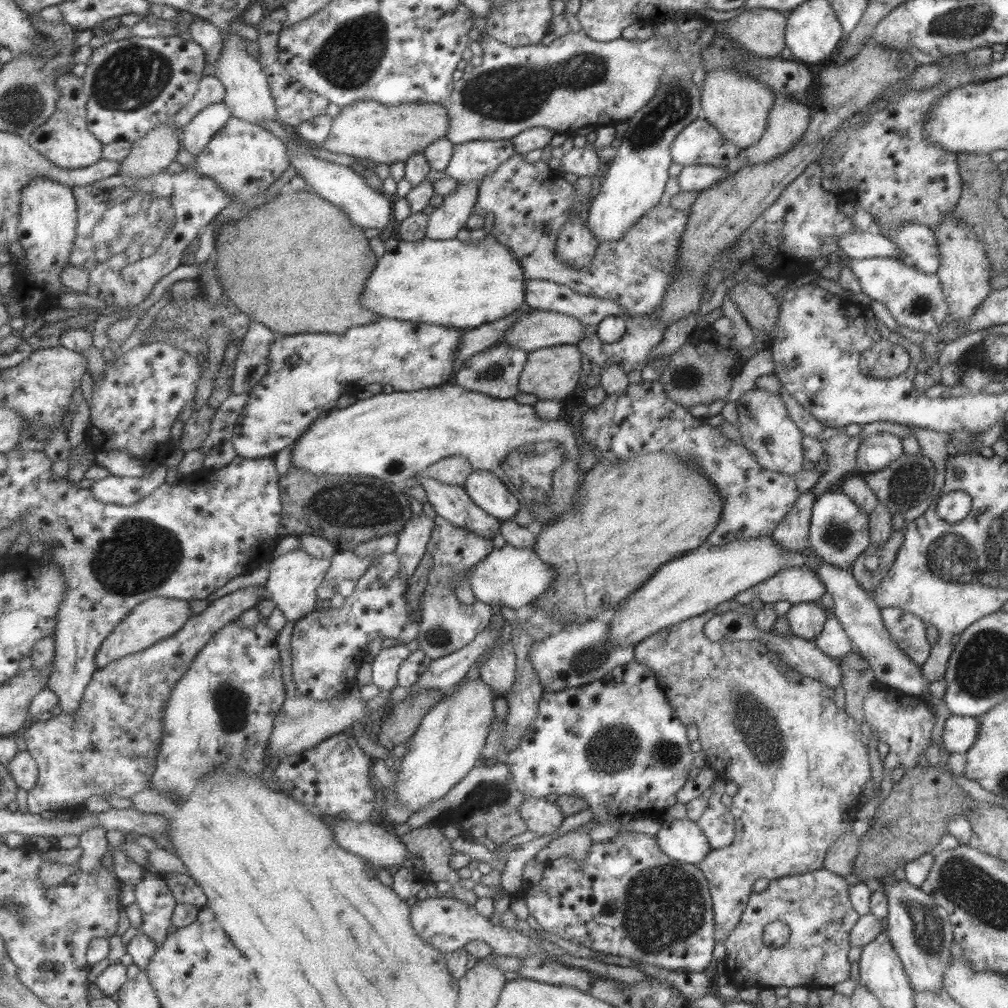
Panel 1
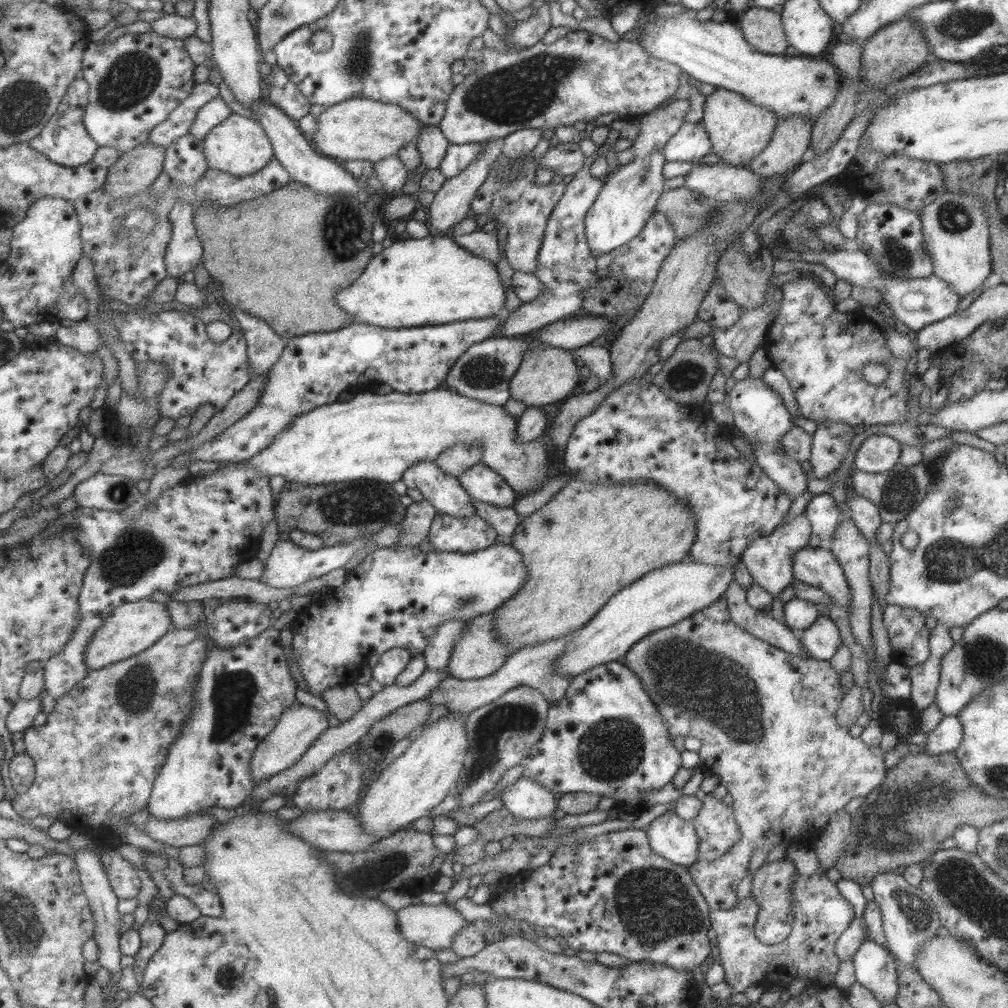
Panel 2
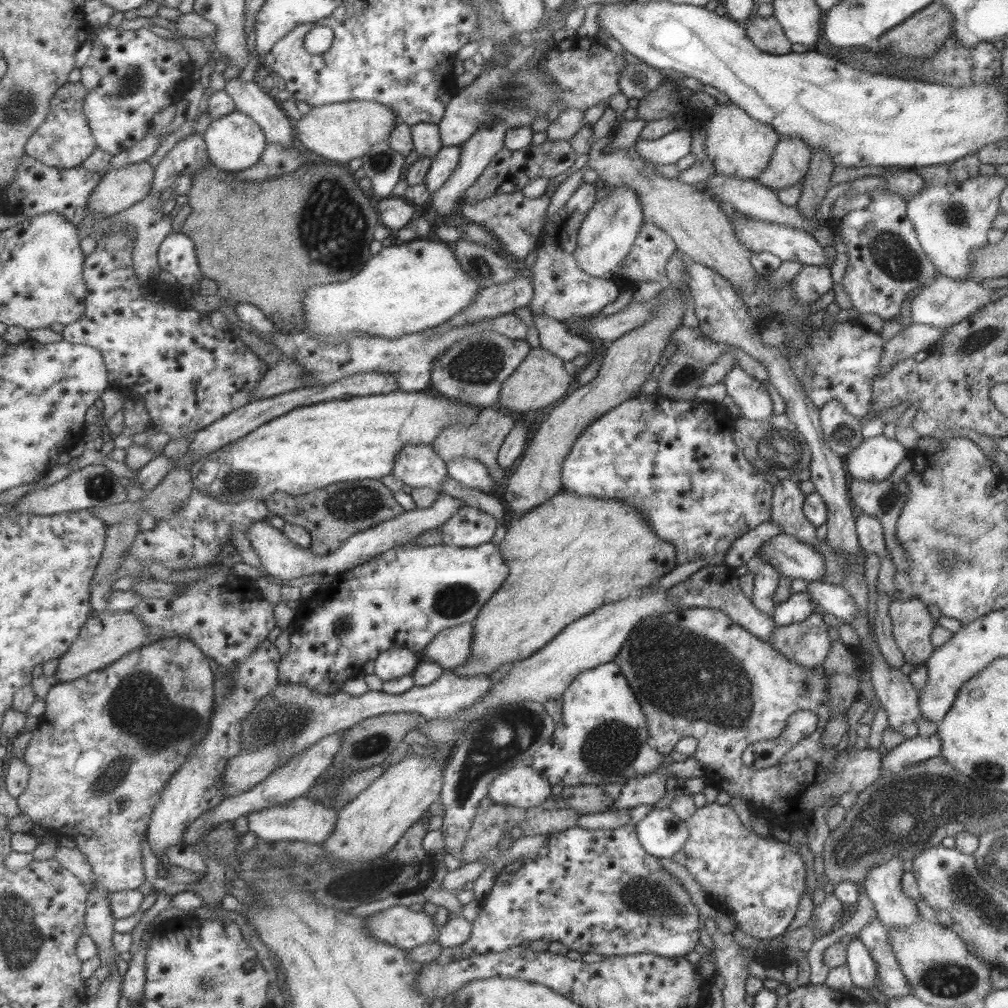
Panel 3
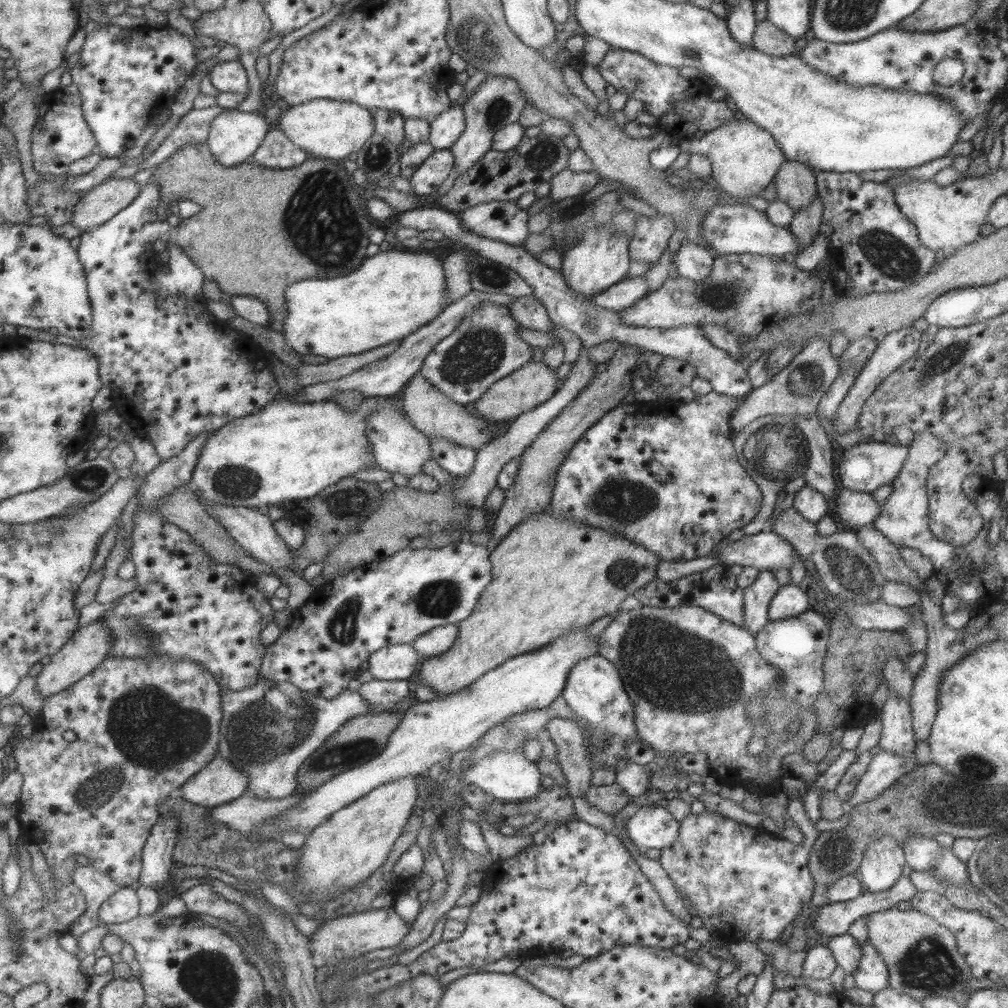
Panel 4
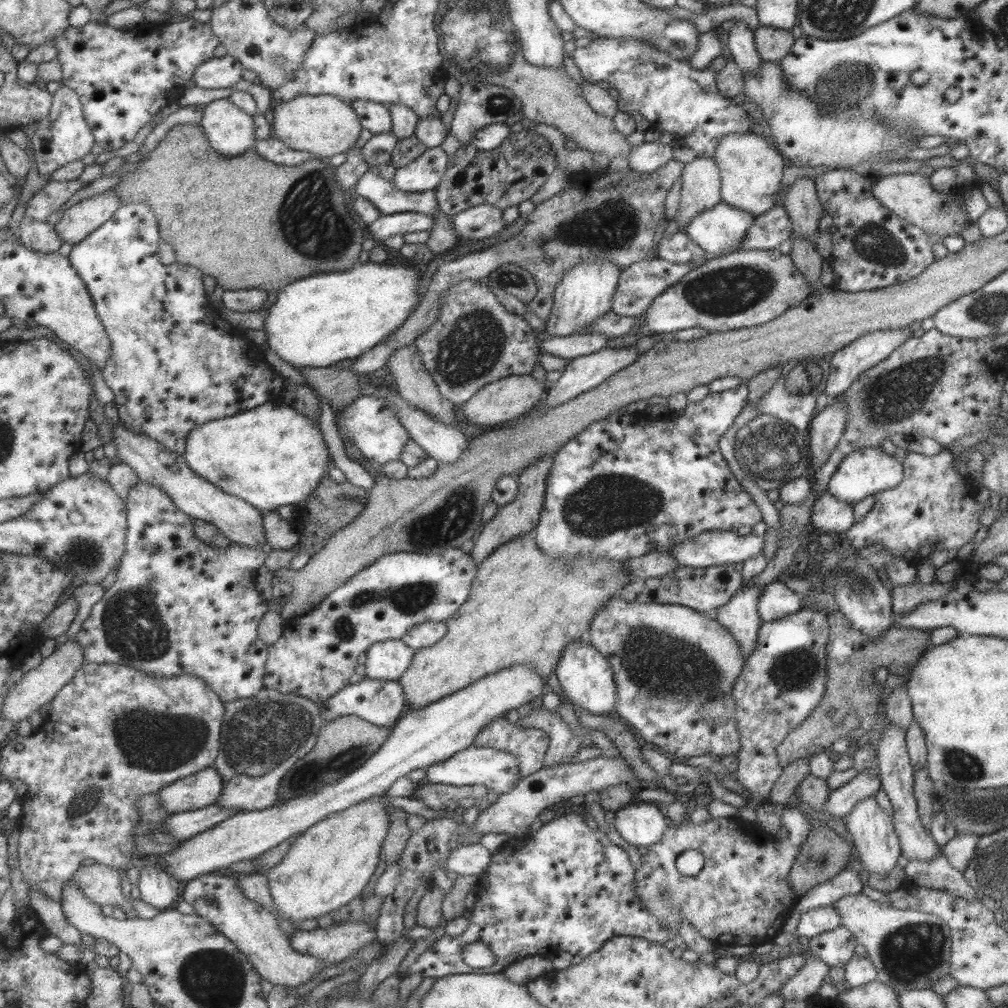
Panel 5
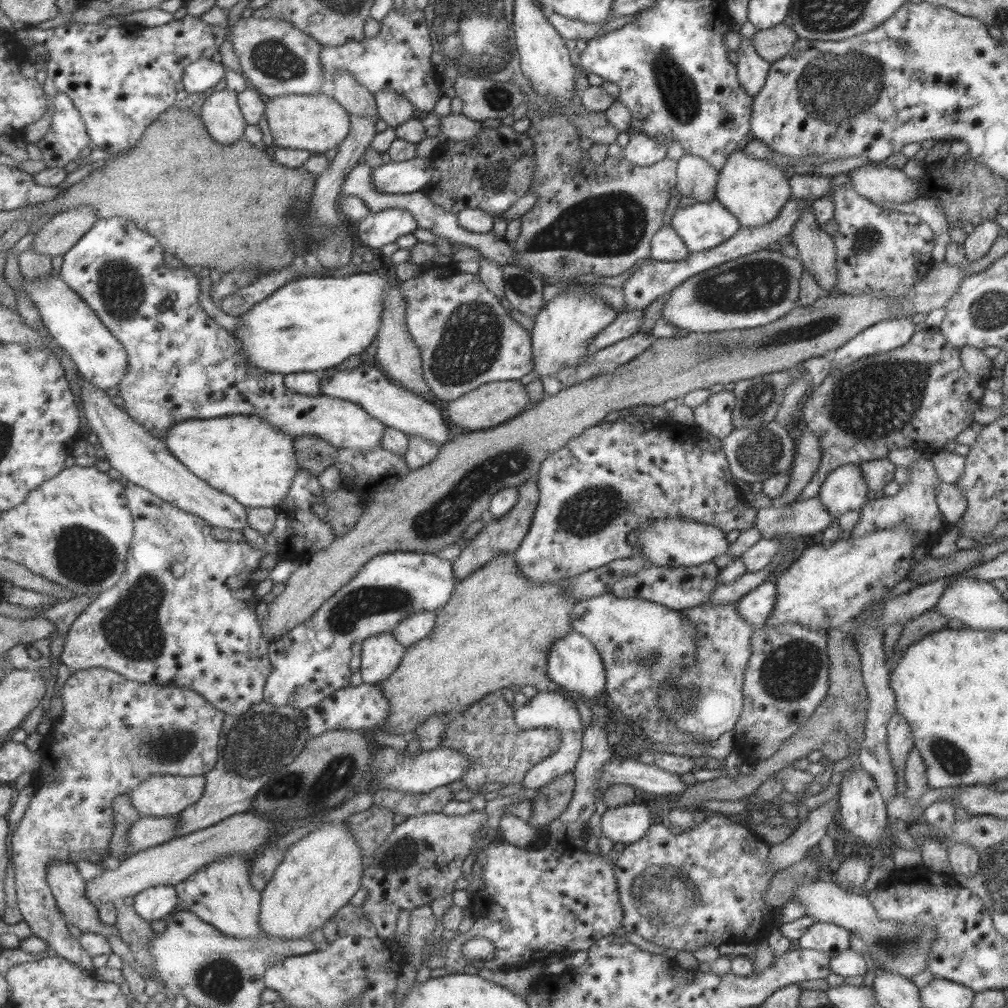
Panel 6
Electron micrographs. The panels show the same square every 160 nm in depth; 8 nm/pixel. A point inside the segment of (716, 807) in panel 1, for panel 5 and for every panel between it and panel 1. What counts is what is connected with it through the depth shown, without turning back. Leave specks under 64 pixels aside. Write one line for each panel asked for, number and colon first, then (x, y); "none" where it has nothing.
2: (714, 824)
3: (758, 882)
4: (745, 883)
5: (740, 896)

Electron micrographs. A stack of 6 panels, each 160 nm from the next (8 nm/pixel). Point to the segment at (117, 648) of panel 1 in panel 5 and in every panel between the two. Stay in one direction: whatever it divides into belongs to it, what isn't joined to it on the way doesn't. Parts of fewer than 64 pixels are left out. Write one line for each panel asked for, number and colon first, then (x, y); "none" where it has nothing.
2: (132, 627)
3: (109, 635)
4: (89, 645)
5: (37, 687)

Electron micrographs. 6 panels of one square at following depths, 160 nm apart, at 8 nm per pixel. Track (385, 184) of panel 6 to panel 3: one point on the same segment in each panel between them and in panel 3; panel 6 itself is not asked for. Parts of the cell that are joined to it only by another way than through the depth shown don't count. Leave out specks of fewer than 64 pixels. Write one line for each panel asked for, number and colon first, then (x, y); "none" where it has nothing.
3: (443, 162)
4: (435, 168)
5: (423, 173)

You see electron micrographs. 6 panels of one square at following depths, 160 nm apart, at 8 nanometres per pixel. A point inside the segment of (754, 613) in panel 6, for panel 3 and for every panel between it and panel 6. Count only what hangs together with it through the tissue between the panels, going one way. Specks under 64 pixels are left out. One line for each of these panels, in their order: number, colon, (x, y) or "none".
3: (796, 607)
4: (788, 600)
5: (775, 601)

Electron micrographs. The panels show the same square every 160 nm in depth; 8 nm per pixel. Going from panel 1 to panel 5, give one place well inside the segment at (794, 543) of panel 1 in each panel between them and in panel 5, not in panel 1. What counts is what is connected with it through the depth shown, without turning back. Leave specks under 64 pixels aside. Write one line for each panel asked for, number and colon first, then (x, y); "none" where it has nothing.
2: (768, 559)
3: (765, 581)
4: (756, 597)
5: (738, 615)

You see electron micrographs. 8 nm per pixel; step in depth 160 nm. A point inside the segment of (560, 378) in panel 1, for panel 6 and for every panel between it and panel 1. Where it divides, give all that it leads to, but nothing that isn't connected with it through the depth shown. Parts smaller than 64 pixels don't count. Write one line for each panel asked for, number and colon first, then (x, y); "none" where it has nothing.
2: (546, 374)
3: (540, 381)
4: (533, 383)
5: (512, 397)
6: (490, 405)

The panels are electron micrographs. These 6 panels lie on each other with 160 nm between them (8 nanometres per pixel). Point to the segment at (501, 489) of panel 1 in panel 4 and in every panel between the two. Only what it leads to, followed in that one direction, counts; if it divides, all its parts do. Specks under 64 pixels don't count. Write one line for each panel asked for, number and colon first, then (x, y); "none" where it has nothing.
2: (481, 483)
3: (469, 472)
4: (458, 461)

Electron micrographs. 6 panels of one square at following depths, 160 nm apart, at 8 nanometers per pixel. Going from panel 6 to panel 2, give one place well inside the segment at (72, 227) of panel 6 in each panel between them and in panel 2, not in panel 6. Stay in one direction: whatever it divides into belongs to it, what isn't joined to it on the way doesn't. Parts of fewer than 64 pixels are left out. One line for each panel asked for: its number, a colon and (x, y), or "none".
2: (134, 171)
3: (121, 188)
4: (101, 202)
5: (77, 221)

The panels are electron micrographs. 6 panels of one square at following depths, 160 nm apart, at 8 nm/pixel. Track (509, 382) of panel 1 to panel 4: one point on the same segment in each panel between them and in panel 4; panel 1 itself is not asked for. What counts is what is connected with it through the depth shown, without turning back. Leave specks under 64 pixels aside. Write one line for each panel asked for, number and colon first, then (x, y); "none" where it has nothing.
2: (482, 372)
3: (471, 371)
4: (485, 346)

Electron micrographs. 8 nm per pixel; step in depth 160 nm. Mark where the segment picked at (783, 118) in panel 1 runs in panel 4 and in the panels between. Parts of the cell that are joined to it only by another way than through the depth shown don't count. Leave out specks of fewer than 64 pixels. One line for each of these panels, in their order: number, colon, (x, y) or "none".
2: (788, 145)
3: (788, 165)
4: (795, 184)

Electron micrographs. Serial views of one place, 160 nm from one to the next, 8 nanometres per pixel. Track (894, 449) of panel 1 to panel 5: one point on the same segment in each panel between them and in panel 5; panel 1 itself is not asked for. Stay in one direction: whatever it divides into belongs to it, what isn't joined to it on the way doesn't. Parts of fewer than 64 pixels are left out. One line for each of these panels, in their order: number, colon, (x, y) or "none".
2: (878, 453)
3: (873, 460)
4: (864, 467)
5: (861, 473)

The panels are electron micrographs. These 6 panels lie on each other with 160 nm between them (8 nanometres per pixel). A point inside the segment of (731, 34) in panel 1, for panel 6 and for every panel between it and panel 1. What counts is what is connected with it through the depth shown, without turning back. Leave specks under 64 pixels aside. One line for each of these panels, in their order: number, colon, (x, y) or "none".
2: (762, 28)
3: (765, 33)
4: (767, 38)
5: (772, 44)
6: (770, 44)

